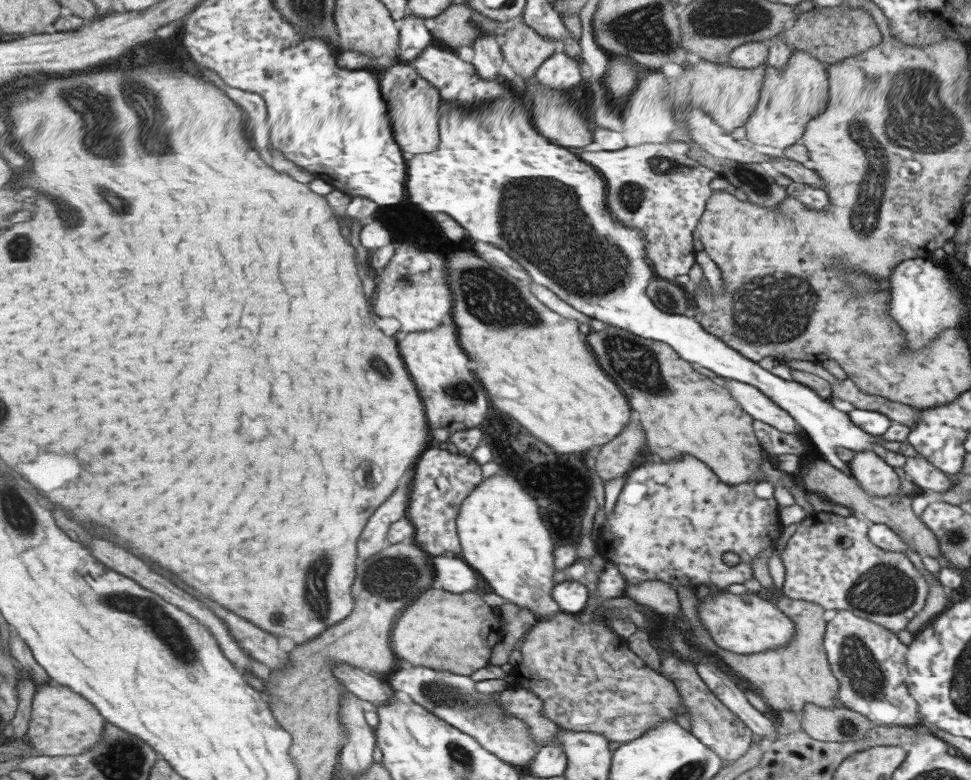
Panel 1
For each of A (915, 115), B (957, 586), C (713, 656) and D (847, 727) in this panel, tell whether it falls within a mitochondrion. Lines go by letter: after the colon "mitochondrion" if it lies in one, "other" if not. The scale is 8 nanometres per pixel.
A: mitochondrion
B: other
C: other
D: mitochondrion

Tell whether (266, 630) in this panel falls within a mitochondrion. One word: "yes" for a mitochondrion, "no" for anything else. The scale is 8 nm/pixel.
no

